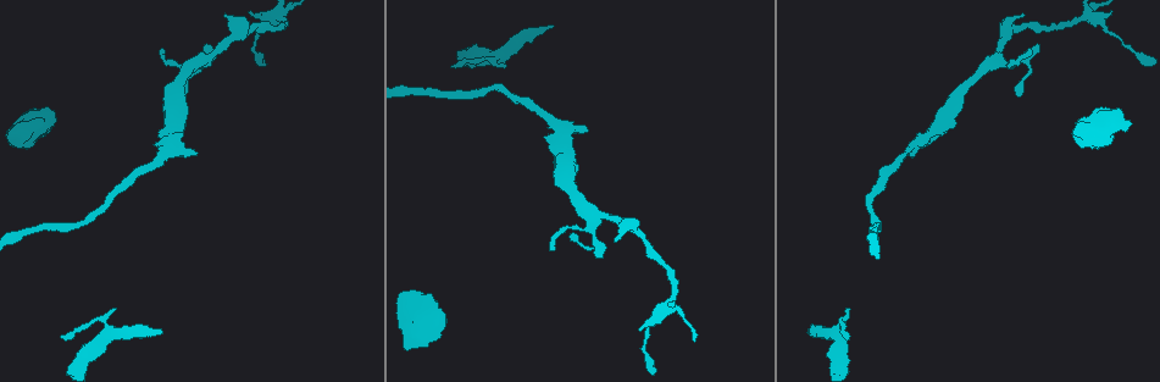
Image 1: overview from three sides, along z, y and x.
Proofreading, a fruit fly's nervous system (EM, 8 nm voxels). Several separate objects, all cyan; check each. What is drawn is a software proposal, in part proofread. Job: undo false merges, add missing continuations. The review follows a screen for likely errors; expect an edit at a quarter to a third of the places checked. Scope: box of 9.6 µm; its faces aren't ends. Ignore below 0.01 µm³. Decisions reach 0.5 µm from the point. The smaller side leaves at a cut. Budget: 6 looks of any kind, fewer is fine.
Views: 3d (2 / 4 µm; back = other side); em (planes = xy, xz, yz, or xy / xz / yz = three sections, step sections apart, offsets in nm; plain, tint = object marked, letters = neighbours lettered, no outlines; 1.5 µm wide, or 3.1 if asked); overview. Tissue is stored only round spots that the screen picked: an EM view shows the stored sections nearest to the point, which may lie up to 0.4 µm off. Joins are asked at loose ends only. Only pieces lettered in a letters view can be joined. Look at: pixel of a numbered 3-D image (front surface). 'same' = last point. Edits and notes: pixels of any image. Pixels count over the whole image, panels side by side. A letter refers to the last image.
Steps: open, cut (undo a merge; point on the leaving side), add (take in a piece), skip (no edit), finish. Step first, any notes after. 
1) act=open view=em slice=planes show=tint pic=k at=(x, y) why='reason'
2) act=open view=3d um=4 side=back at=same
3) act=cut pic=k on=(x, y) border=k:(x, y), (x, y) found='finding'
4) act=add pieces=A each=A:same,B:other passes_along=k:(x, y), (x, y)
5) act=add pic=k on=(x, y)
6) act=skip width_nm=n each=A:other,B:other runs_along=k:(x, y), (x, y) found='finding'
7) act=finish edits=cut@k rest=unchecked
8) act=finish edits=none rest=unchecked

act=open view=3d um=2 pic=1 at=(848, 337) why='free end'

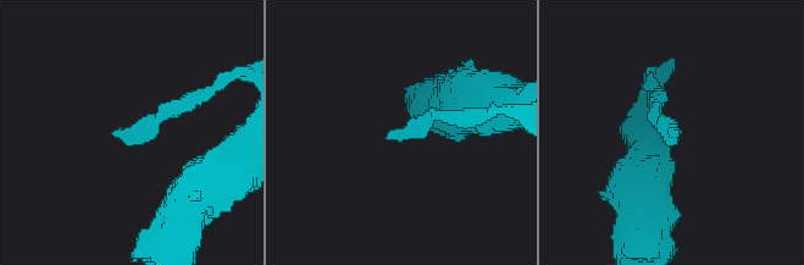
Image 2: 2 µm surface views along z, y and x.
act=open view=em slice=yz step=4 show=tint pic=2 at=(112, 132) why='need the tissue'

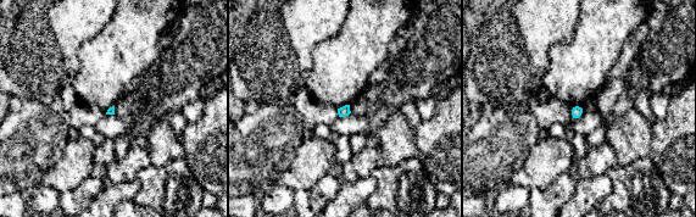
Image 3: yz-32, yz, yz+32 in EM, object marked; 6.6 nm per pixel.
act=open view=em slice=planes show=letters at=same

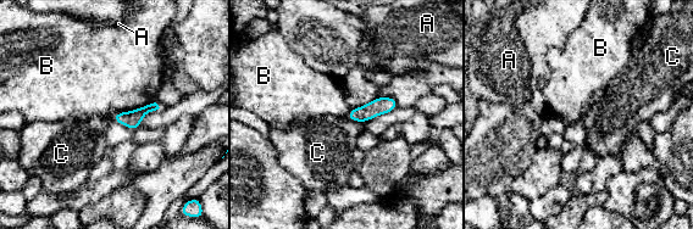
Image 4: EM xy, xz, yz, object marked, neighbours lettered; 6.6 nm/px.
act=skip width_nm=110 each=A:other,B:other,C:other border=4:(155, 101), (116, 112), (111, 118) found='none of them fits'

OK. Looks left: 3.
act=open view=em slice=xy step=4 show=tint pic=1 at=(1008, 29) why='arms part here'

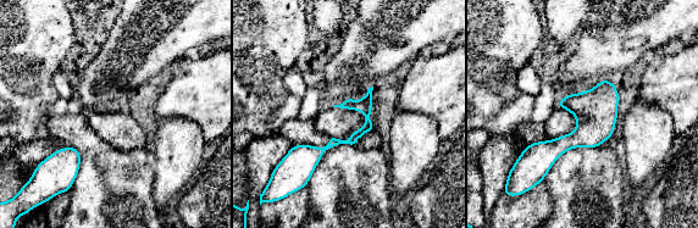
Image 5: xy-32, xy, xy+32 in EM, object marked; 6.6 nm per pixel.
act=open view=em slice=planes show=tint at=same why='cut it another way'

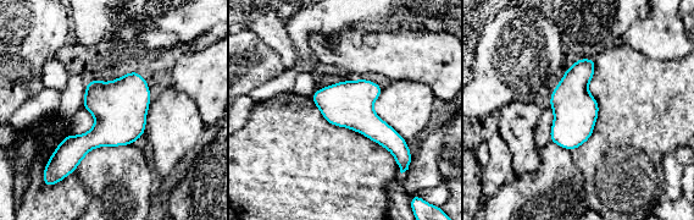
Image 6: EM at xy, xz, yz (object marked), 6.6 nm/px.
act=open view=em slice=planes show=letters at=same

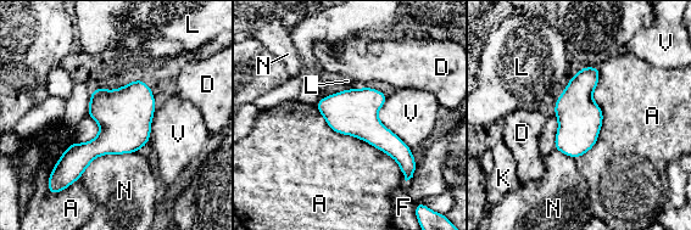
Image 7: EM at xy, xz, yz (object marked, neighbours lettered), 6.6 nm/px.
act=skip each=A:other,D:other,F:other,K:other,L:other,N:other,V:other border=7:(315, 106), (406, 180) found='all the same neuron'

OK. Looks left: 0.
act=finish edits=none rest=unchecked

